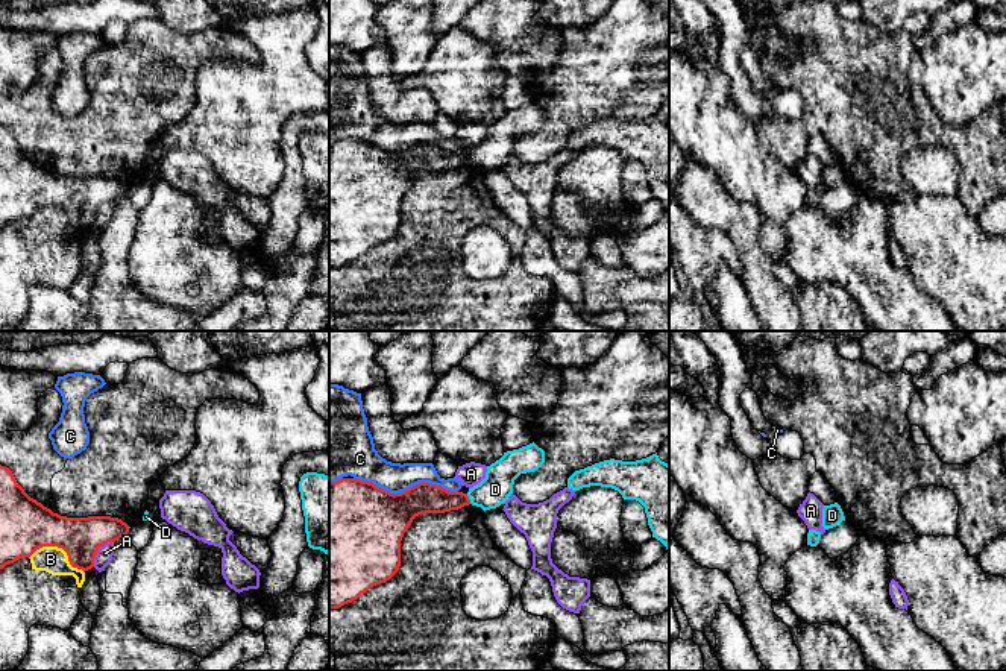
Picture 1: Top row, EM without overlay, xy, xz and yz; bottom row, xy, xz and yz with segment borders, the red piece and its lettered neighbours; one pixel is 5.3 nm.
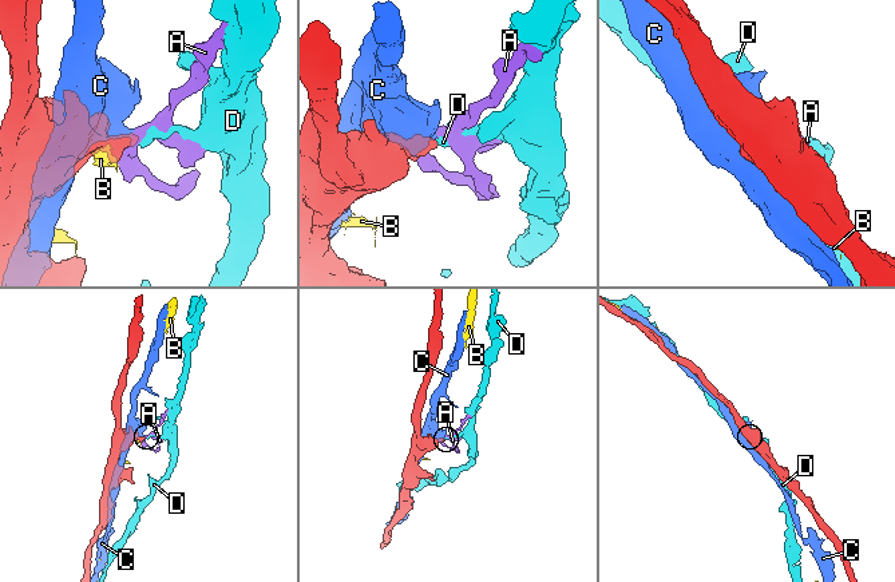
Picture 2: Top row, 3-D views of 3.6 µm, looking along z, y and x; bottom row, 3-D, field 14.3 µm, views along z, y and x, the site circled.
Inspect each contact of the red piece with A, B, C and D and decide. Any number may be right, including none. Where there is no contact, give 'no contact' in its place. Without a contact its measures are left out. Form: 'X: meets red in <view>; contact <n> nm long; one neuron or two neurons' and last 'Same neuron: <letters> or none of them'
A: meets red in xy; contact 170 nm long; two neurons
B: meets red in xy; contact 300 nm long; two neurons
C: meets red in xz; contact 550 nm long; two neurons
D: meets red in xz; contact 60 nm long; two neurons
Same neuron: none of them

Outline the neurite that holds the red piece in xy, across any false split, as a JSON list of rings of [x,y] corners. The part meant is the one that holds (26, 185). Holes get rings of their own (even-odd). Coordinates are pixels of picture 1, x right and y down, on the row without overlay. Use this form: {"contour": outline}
{"contour": [[[0,124],[0,229],[18,219],[30,217],[42,206],[58,206],[67,213],[73,228],[85,232],[94,226],[99,208],[127,196],[129,188],[130,187],[118,178],[67,178],[53,173],[30,158],[17,143],[12,131]]]}

